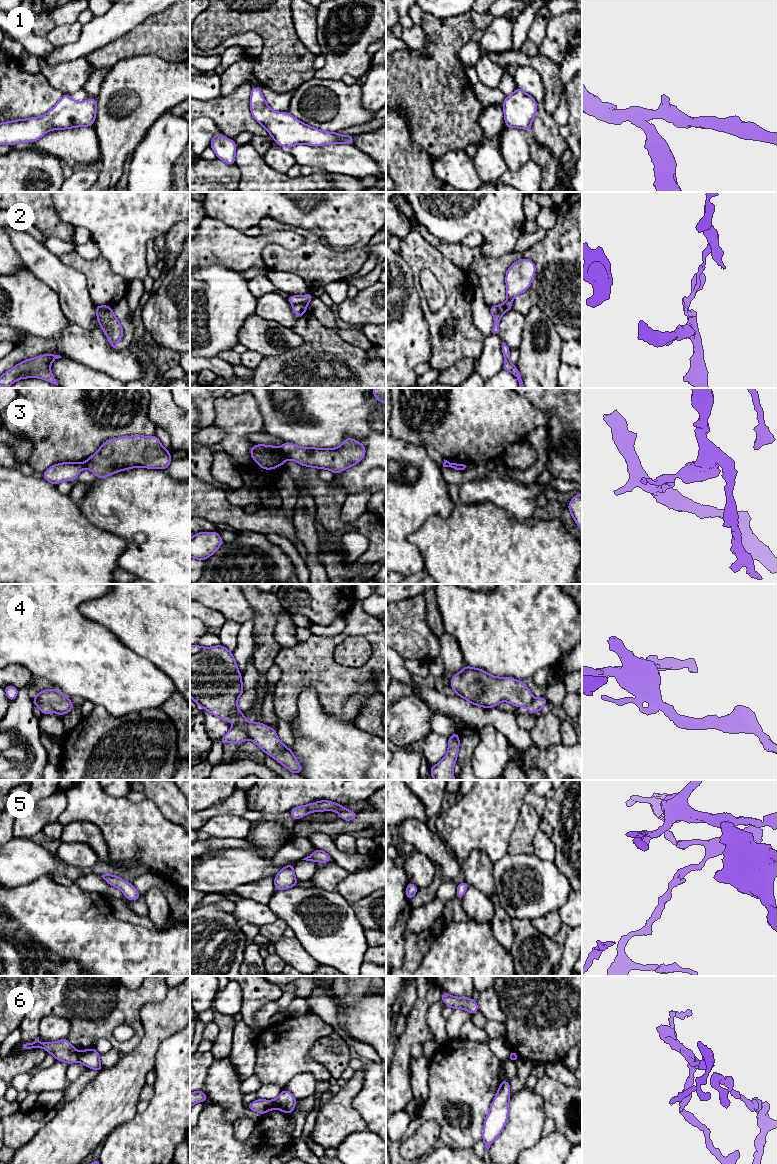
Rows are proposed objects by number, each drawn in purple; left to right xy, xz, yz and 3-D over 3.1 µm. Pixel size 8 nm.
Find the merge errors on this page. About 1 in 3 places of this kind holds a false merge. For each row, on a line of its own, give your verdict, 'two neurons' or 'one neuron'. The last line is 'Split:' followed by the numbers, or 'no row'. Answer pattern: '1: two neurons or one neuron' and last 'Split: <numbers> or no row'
1: one neuron
2: two neurons
3: two neurons
4: two neurons
5: two neurons
6: two neurons
Split: 2, 3, 4, 5, 6

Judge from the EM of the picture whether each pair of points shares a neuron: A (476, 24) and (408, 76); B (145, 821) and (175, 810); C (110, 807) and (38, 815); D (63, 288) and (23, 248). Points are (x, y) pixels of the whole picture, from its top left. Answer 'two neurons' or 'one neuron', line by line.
A: one neuron
B: two neurons
C: two neurons
D: one neuron

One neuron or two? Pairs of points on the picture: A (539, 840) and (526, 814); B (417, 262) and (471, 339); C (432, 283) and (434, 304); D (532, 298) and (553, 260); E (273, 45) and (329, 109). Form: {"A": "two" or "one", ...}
{"A": "two", "B": "one", "C": "one", "D": "one", "E": "two"}

